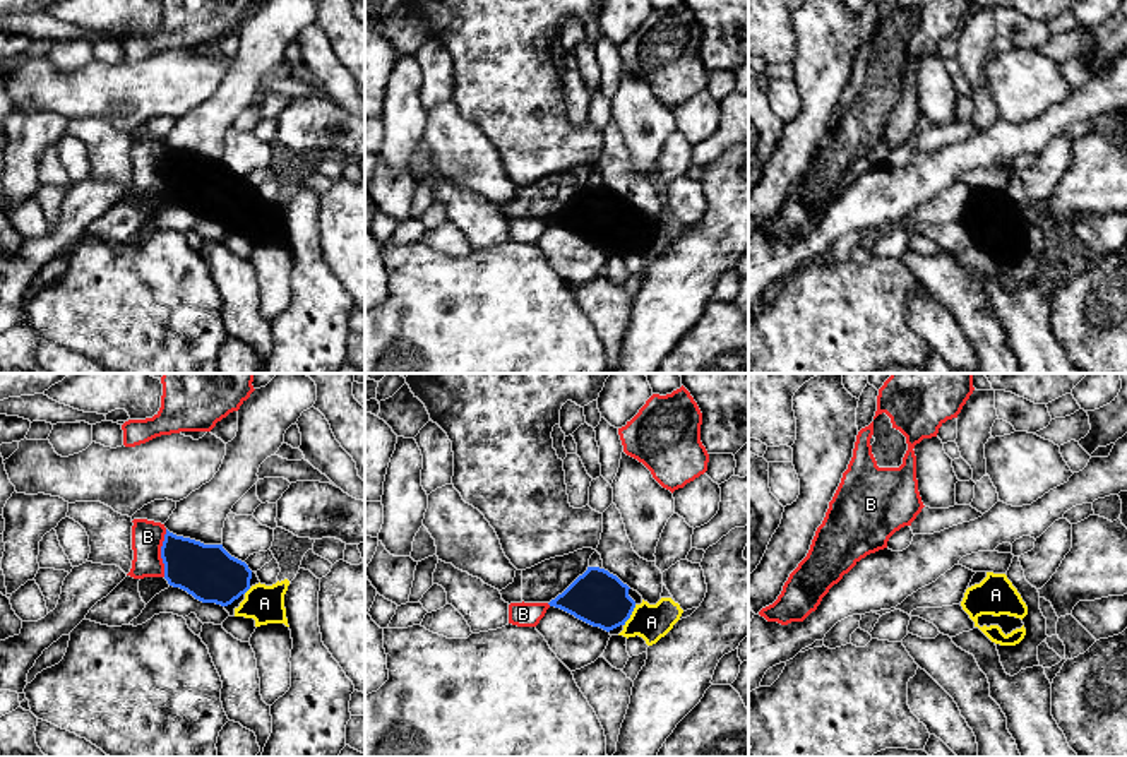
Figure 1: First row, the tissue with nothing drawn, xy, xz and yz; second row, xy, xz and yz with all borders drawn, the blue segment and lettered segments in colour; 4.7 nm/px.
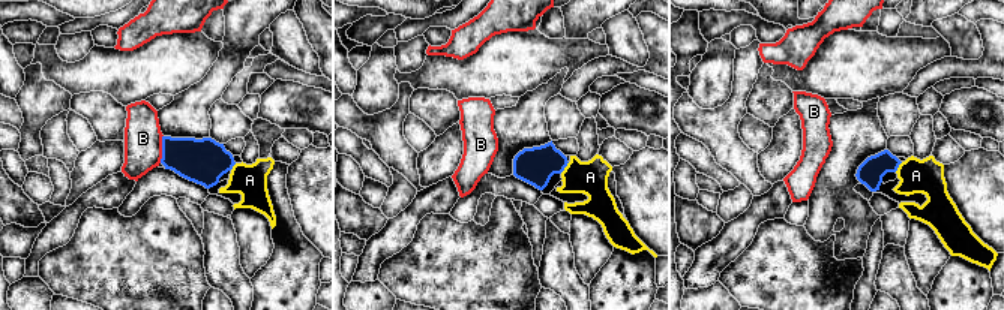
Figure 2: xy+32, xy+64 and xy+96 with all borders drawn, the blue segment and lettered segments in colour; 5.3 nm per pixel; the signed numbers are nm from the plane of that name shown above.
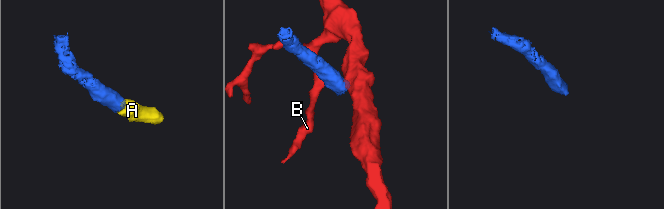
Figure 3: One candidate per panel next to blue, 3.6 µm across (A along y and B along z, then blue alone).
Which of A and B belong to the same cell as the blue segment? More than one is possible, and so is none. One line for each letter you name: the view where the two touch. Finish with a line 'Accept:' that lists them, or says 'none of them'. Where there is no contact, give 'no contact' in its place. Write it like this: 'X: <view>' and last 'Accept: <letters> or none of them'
A: xz
Accept: A

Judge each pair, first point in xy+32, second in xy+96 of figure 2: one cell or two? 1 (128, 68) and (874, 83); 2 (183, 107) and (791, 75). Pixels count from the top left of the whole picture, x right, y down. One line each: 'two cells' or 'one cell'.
1: one cell
2: two cells

